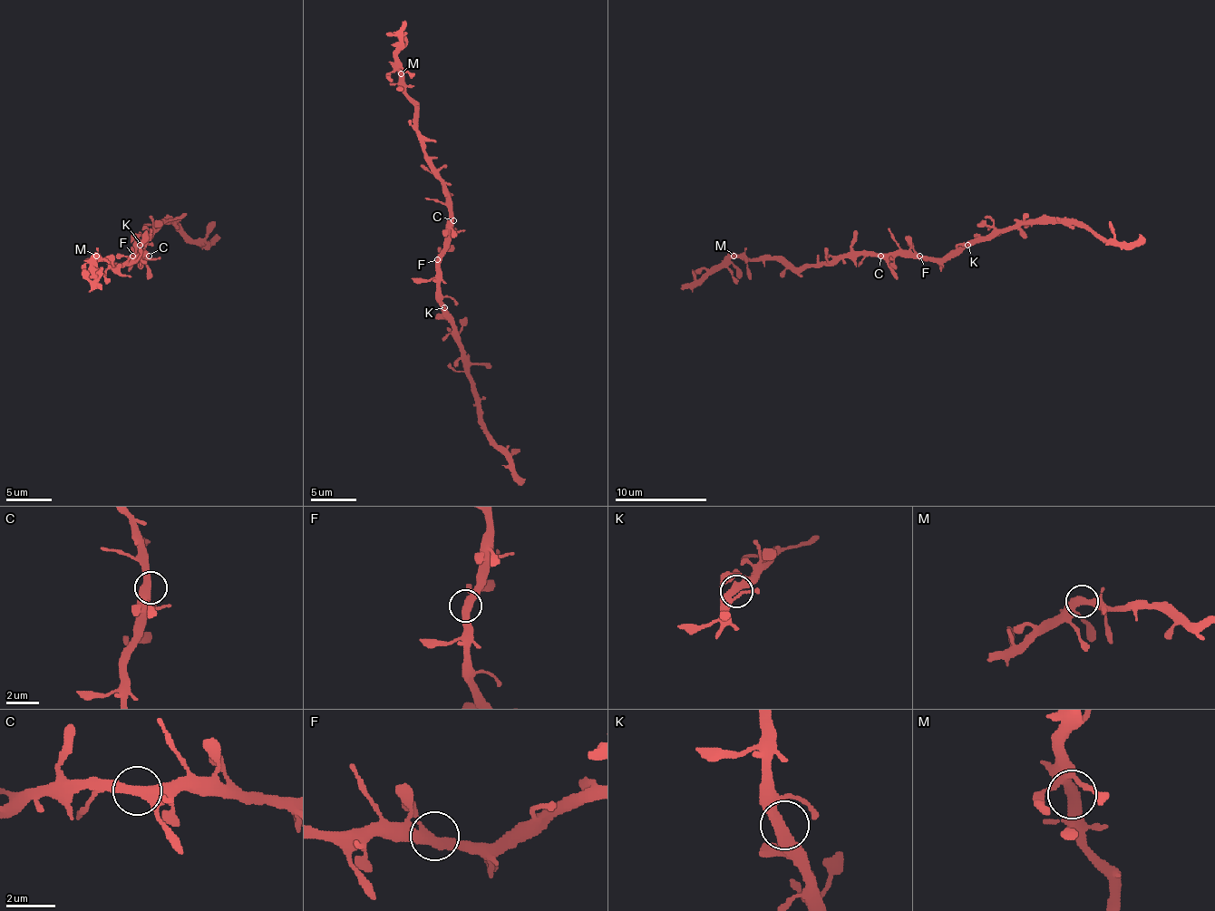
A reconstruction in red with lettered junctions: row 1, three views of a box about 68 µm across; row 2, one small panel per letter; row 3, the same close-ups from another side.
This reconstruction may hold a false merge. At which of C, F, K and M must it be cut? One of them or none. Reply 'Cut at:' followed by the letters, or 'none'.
Cut at: none

